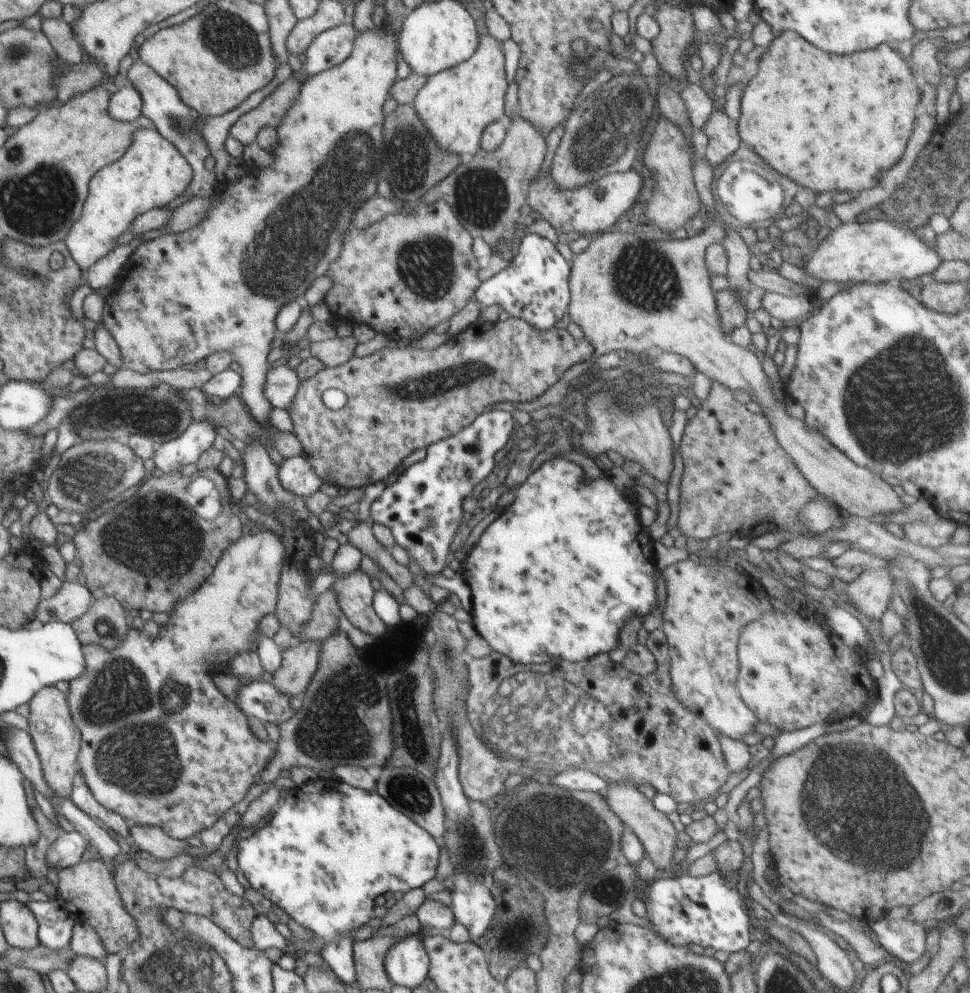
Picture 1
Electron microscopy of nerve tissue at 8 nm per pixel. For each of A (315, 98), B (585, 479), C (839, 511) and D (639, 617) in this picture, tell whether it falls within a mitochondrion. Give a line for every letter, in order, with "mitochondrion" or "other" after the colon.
A: other
B: other
C: other
D: other

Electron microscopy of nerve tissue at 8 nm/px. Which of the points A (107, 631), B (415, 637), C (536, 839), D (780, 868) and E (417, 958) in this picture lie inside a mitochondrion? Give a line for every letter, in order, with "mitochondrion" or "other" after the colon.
A: mitochondrion
B: mitochondrion
C: mitochondrion
D: other
E: other

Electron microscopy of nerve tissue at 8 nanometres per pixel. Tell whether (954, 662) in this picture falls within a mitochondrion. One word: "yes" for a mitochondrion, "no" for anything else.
yes

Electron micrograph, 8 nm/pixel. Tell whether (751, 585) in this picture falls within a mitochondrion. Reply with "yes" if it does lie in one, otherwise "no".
no

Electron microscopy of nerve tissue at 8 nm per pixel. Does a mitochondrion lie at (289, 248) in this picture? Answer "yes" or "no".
yes

